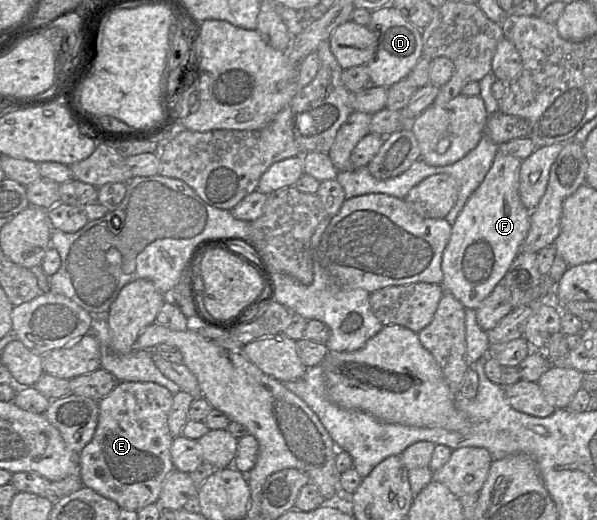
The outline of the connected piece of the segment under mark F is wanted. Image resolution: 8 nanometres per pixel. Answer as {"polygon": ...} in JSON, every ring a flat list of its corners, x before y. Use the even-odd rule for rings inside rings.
{"polygon":[[498,150,484,180,457,216,443,251,442,287,465,308,476,310,509,270,530,228,529,211,520,199,520,159]]}

